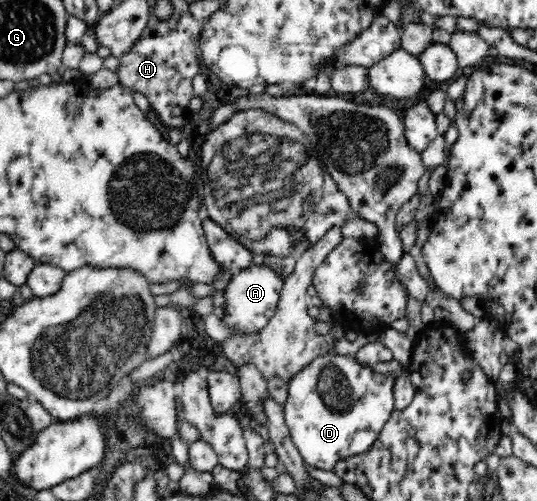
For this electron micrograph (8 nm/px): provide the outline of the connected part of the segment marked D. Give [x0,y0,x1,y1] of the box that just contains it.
[284,354,395,471]

